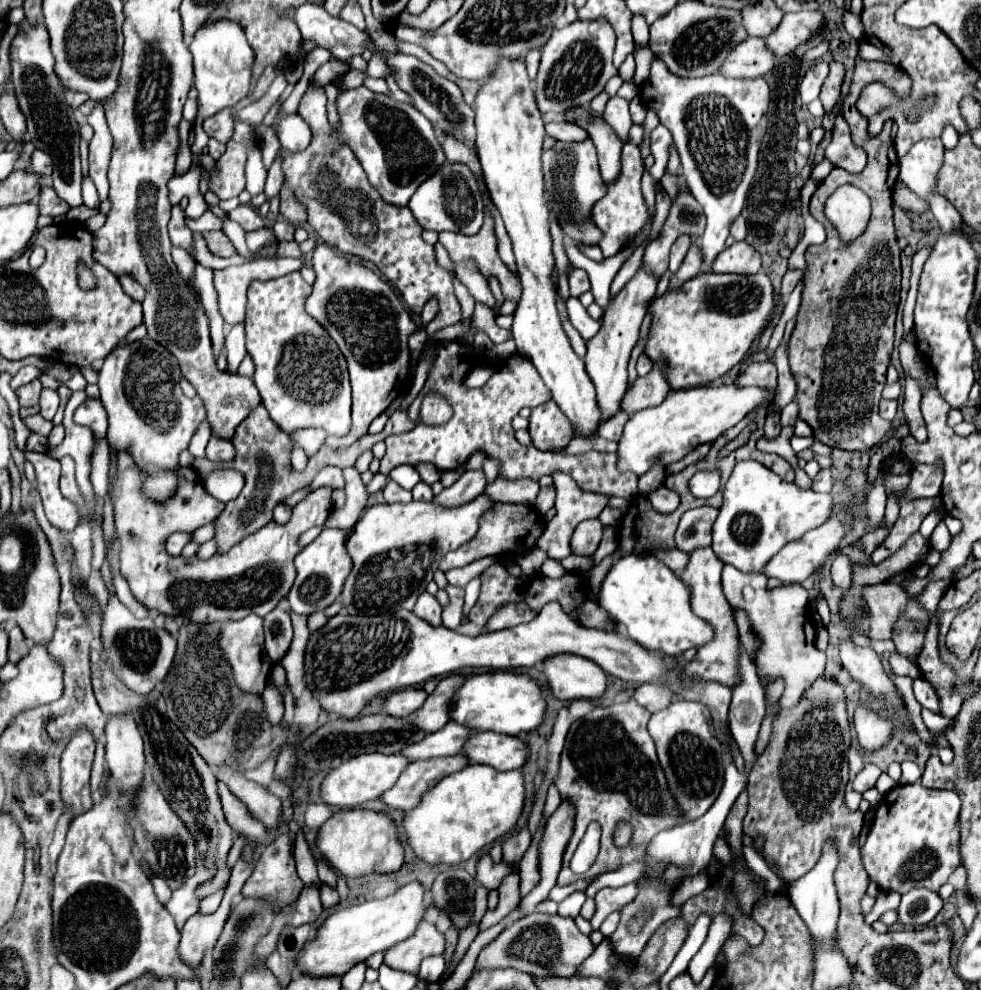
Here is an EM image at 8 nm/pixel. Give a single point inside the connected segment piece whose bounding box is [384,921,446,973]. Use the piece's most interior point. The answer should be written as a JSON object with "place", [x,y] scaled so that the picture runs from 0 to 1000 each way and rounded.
{"place":[414,966]}

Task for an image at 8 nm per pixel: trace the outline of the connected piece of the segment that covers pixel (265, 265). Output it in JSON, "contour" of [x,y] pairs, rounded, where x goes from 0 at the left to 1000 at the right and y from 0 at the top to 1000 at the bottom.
{"contour":[[[281,260],[281,262],[257,262],[228,274],[218,274],[218,288],[222,294],[224,316],[230,326],[239,328],[249,324],[251,292],[259,282],[281,282],[294,276],[306,274],[308,262]]]}

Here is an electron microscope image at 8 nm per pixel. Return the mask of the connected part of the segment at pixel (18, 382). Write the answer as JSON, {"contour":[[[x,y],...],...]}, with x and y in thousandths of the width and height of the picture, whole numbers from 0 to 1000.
{"contour":[[[29,369],[29,371],[22,371],[14,381],[12,381],[12,385],[10,385],[10,389],[12,389],[12,393],[16,395],[18,391],[22,391],[22,389],[27,389],[27,387],[31,387],[31,385],[35,385],[37,381],[41,381],[41,373],[39,371],[33,371],[33,369]]]}

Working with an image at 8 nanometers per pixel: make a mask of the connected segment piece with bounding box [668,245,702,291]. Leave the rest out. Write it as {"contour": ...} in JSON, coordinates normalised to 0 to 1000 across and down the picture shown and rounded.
{"contour":[[[707,247],[707,249],[701,252],[701,256],[699,256],[695,268],[693,268],[693,272],[683,280],[681,292],[683,294],[693,292],[699,284],[703,284],[705,280],[709,280],[714,276],[714,272],[716,272],[716,258],[714,258],[714,252]]]}

